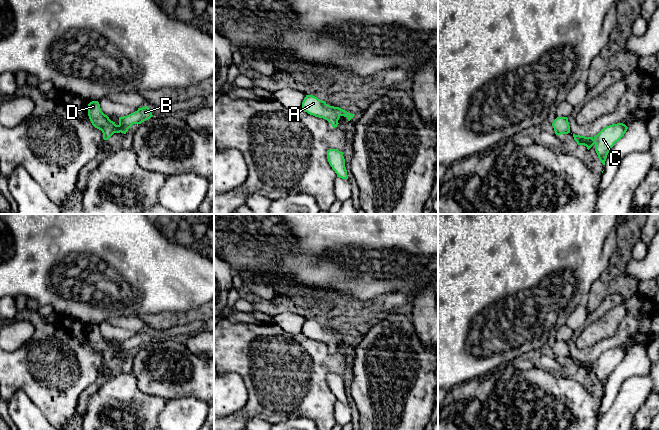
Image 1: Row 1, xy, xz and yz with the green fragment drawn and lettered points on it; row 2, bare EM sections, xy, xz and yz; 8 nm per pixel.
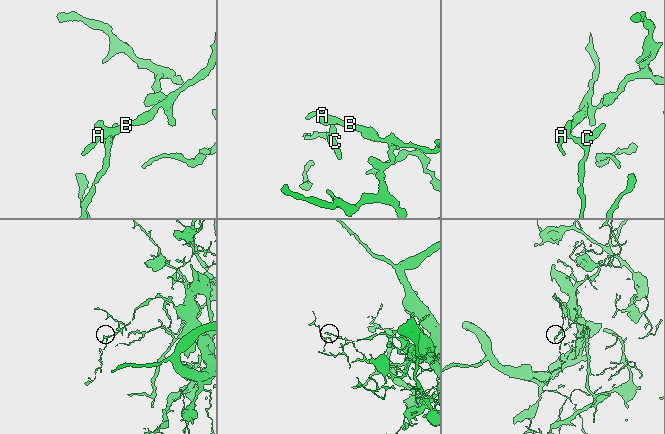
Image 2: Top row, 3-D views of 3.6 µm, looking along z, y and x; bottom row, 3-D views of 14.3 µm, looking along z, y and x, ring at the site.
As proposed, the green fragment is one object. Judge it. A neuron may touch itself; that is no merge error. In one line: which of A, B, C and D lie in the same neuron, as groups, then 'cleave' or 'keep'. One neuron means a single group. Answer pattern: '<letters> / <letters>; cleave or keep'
A B C D; keep

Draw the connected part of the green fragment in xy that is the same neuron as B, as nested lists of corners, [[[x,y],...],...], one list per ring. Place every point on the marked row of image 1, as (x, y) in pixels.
[[[92,101],[88,104],[88,116],[92,125],[102,131],[103,139],[108,140],[114,133],[126,134],[133,124],[141,124],[153,115],[148,106],[145,106],[127,116],[119,117],[119,124],[116,125],[101,111],[99,102]]]

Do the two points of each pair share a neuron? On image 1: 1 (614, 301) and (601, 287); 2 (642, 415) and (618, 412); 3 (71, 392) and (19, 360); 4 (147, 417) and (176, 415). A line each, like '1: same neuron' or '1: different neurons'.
1: different neurons
2: different neurons
3: same neuron
4: different neurons

